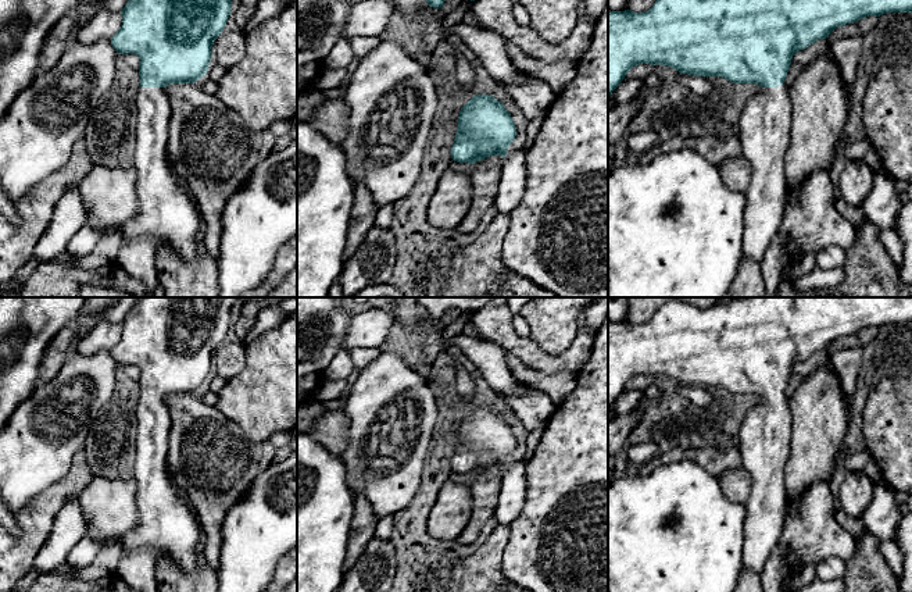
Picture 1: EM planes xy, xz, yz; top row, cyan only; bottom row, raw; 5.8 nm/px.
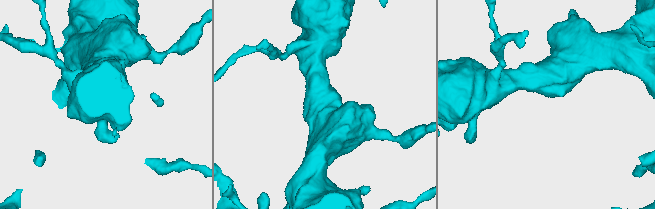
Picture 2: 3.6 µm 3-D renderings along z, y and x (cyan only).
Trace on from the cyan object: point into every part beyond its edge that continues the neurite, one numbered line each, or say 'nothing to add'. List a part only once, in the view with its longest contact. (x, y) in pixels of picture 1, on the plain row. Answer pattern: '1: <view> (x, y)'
1: xy (167, 525)

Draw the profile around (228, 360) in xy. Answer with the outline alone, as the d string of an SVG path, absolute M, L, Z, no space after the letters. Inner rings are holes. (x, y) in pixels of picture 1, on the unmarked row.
M239 340L222 343L212 357L214 371L226 381L239 374L246 365L246 346Z

